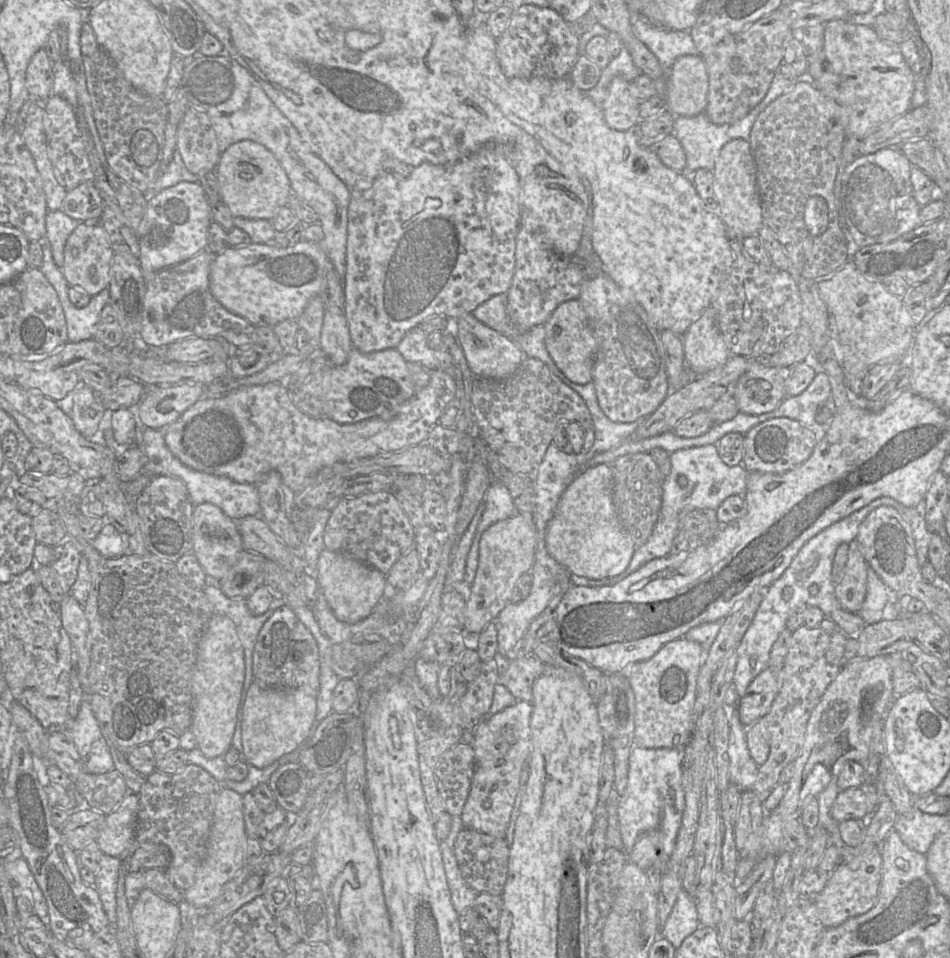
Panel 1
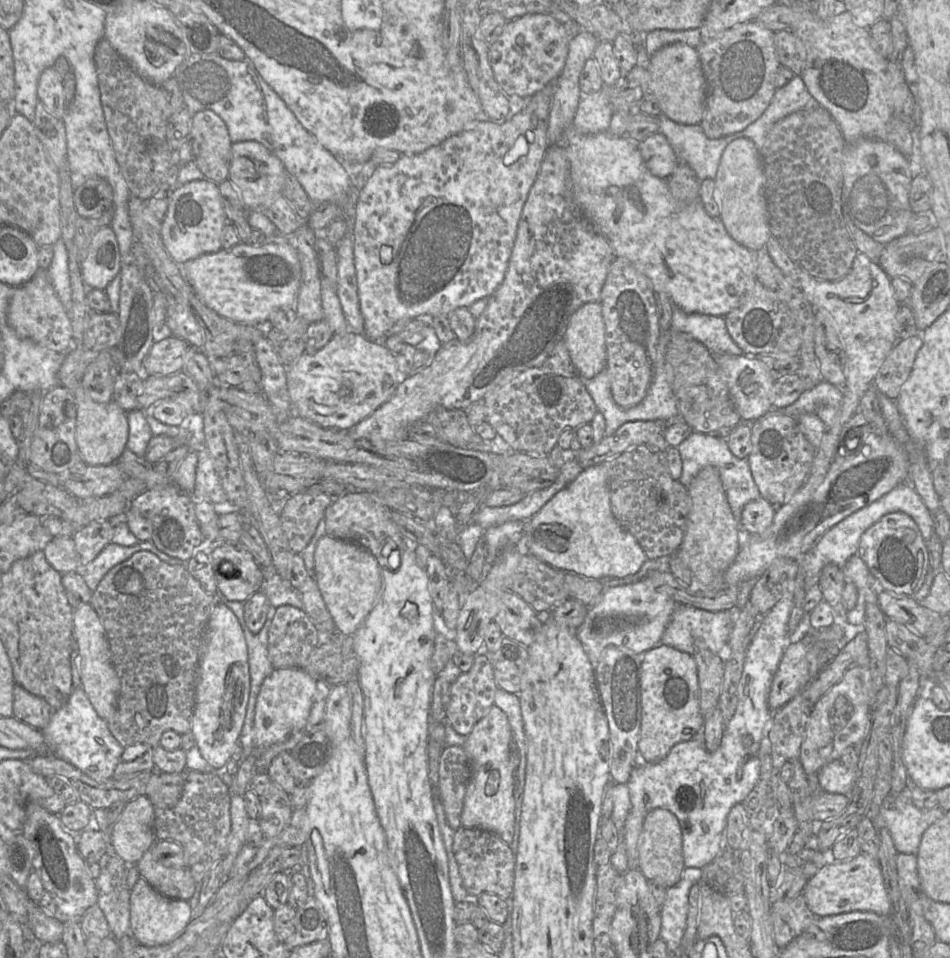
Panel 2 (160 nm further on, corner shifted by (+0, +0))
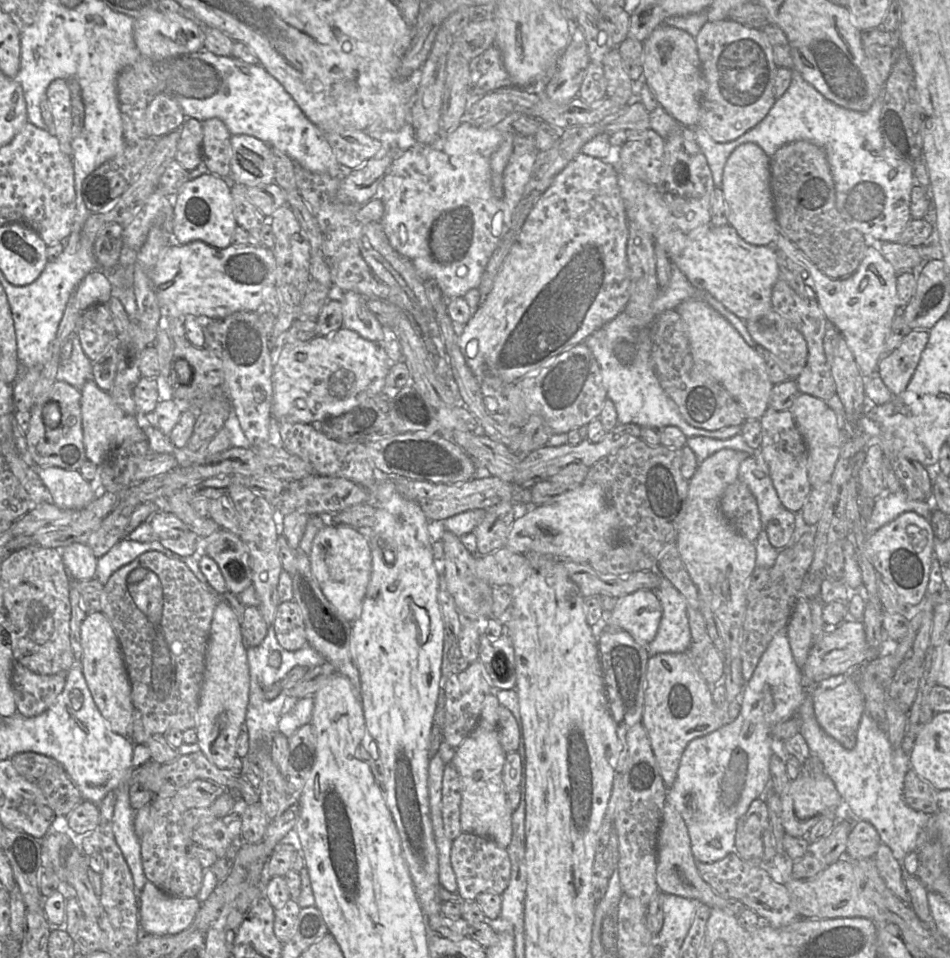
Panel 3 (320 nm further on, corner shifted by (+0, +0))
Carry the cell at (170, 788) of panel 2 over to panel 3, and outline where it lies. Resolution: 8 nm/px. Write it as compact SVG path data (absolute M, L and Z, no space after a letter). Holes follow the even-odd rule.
M197 779L179 789L171 800L174 808L180 812L208 808L224 794L224 789L209 780Z

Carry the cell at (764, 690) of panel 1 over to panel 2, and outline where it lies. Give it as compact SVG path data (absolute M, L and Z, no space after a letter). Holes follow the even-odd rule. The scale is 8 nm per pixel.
M805 635L800 641L791 642L787 646L773 677L768 697L771 711L776 711L788 703L812 680L807 660L808 644L812 640L811 636Z

